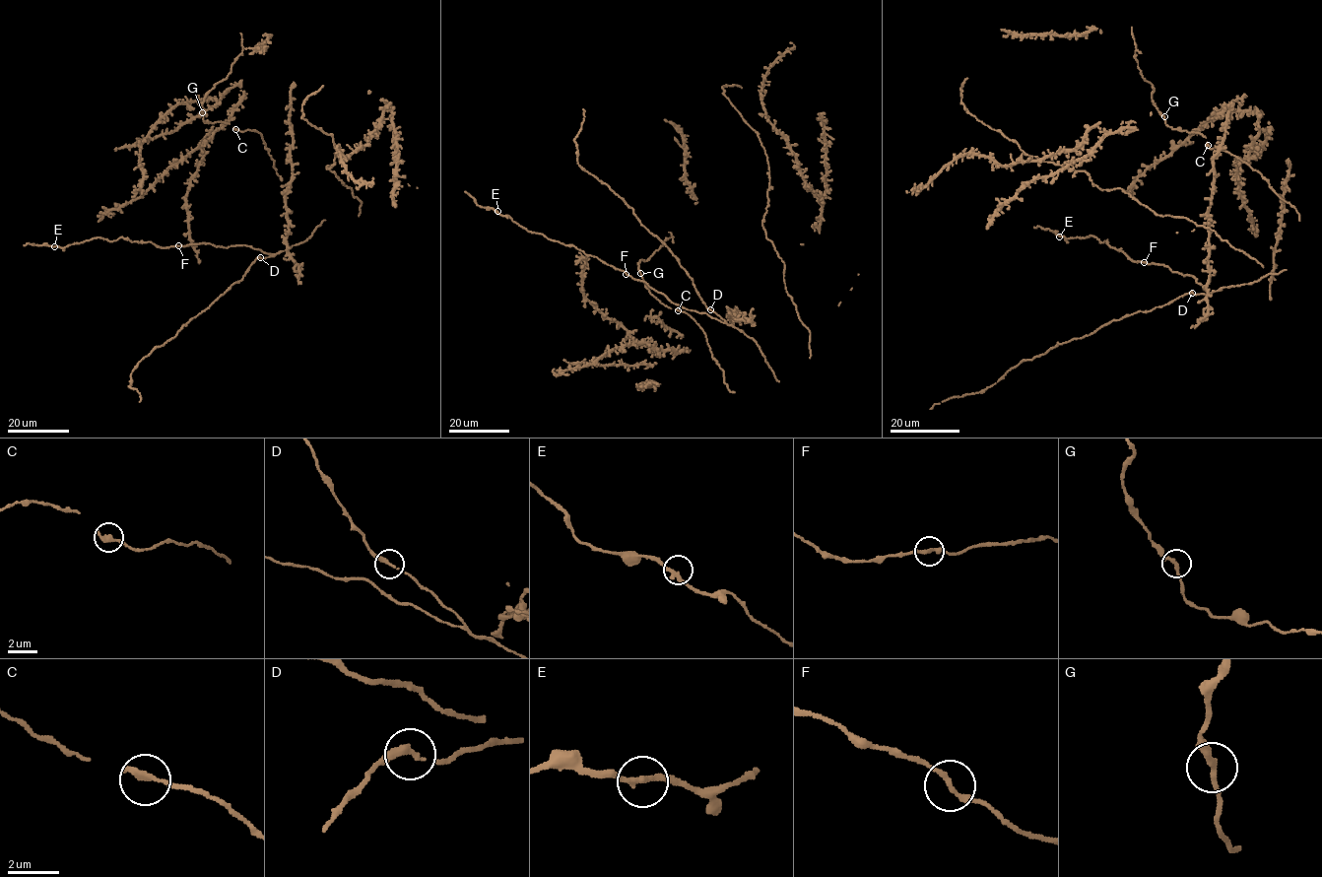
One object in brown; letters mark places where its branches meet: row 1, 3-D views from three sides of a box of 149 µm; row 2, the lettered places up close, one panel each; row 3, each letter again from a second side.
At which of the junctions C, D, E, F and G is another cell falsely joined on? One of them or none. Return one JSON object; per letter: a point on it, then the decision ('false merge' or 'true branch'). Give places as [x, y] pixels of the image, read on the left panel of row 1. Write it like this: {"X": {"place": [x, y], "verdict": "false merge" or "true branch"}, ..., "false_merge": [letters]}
{"C": {"place": [235, 129], "verdict": "true branch"}, "D": {"place": [260, 257], "verdict": "true branch"}, "E": {"place": [54, 246], "verdict": "true branch"}, "F": {"place": [178, 245], "verdict": "true branch"}, "G": {"place": [202, 112], "verdict": "true branch"}, "false_merge": []}

